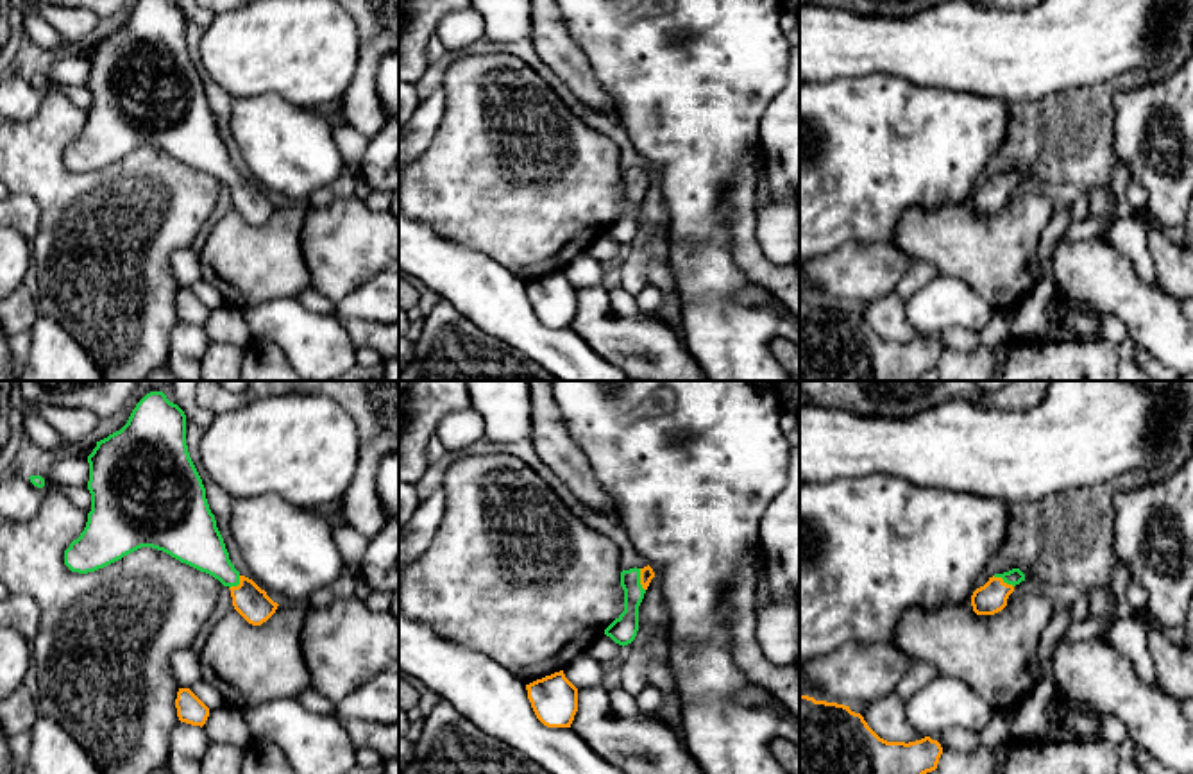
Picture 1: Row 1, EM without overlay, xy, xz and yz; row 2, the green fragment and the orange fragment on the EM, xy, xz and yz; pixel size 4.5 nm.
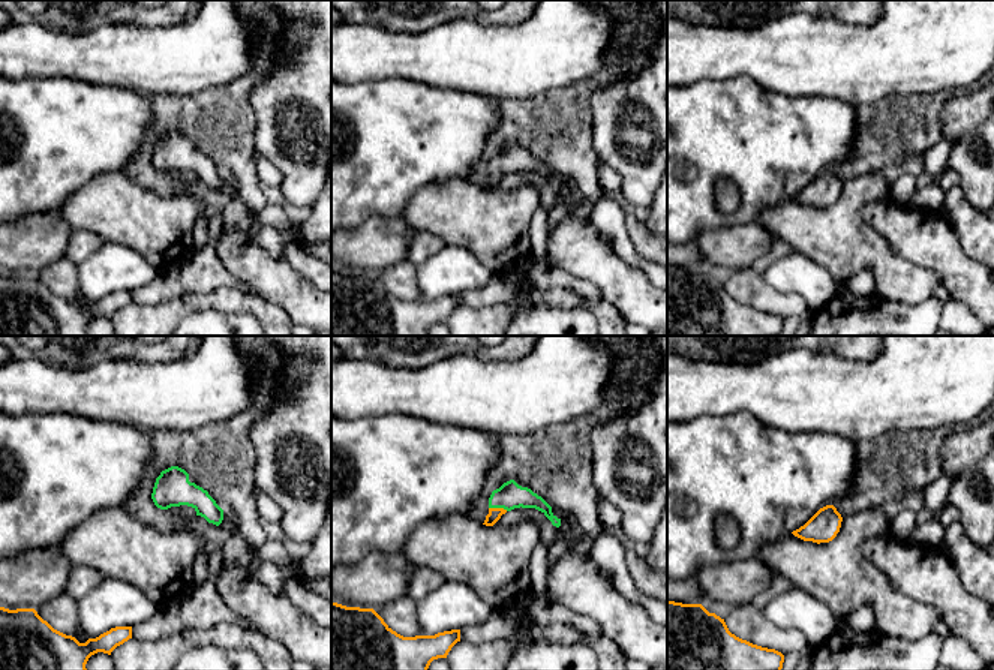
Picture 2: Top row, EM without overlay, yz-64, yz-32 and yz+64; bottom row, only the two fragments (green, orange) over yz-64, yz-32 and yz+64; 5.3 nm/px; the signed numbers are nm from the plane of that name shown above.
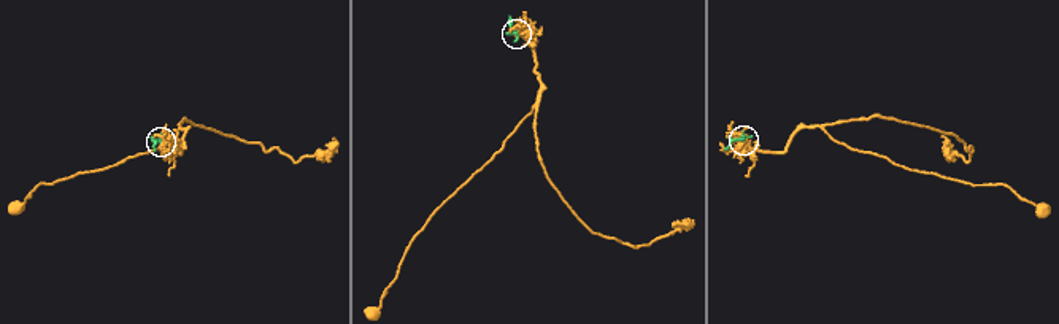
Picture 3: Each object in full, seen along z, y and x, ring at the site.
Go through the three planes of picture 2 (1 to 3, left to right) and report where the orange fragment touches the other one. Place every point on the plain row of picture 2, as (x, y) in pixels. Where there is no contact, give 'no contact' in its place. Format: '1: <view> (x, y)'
1: no contact
2: yz-32 (498, 171)
3: no contact

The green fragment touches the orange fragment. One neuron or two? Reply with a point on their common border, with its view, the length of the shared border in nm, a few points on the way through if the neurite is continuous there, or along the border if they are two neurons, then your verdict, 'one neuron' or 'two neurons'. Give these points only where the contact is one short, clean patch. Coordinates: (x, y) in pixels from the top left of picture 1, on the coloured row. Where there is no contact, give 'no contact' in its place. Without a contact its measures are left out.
xz (639, 580) | 110 nm | across xz (623, 630), (639, 580), (646, 574) | one neuron

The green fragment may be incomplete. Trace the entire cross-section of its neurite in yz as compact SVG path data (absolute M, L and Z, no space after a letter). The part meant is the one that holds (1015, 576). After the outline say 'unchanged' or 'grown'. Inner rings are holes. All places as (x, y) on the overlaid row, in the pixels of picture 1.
M1020 568L994 574L984 586L973 592L973 611L977 615L994 615L1002 611L1007 606L1007 599L1014 592L1014 586L1021 581L1025 581L1025 574Z | grown

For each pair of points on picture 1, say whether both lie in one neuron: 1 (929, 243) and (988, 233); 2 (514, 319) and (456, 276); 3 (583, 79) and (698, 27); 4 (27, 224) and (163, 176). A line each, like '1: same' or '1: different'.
1: same
2: same
3: different
4: different

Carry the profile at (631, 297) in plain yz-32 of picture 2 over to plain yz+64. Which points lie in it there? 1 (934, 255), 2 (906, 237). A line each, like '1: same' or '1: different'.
1: same
2: same

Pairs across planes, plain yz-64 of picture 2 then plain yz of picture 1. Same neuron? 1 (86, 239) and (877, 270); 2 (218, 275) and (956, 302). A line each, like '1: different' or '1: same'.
1: different
2: different

